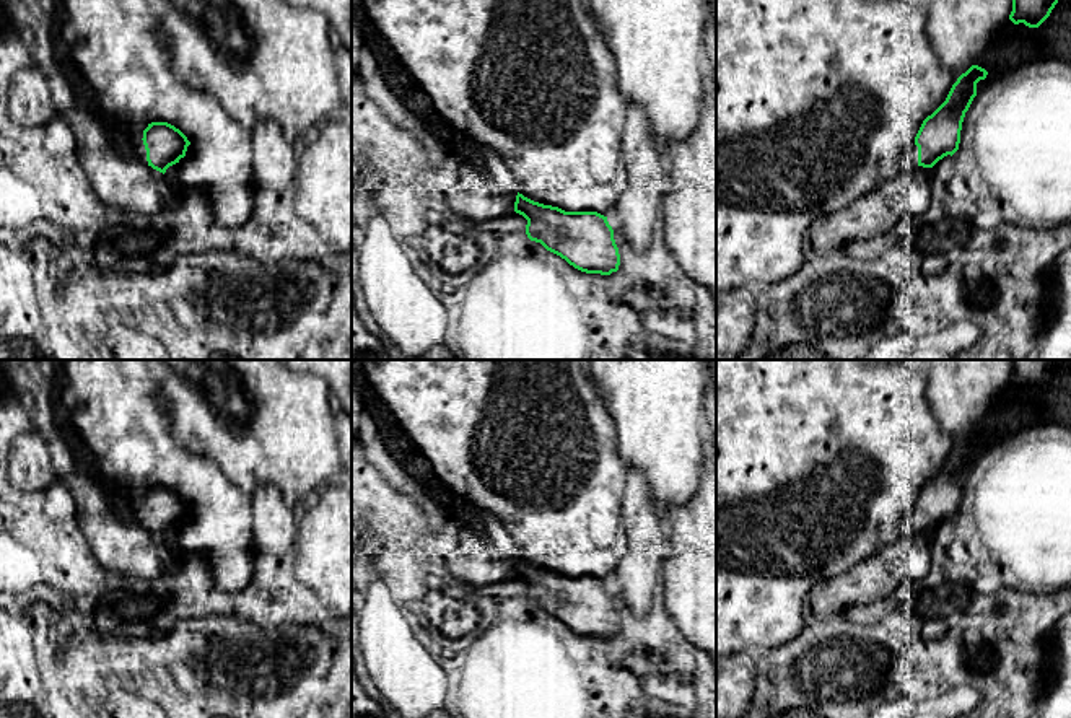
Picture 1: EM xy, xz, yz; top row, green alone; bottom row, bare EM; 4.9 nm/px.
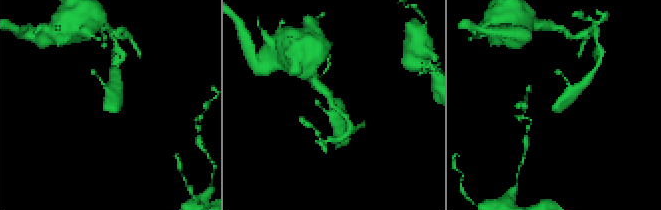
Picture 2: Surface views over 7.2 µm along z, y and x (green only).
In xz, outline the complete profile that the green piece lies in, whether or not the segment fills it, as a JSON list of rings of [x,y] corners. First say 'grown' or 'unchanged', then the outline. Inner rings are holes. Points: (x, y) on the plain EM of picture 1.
unchanged; [[[518,557],[514,576],[527,584],[526,599],[586,638],[610,640],[620,619],[607,581],[597,576],[565,576]]]

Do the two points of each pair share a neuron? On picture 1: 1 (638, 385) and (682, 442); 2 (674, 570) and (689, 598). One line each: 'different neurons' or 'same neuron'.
1: same neuron
2: same neuron

